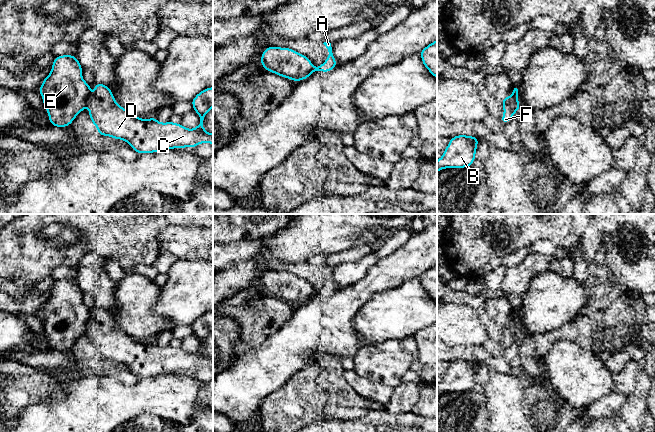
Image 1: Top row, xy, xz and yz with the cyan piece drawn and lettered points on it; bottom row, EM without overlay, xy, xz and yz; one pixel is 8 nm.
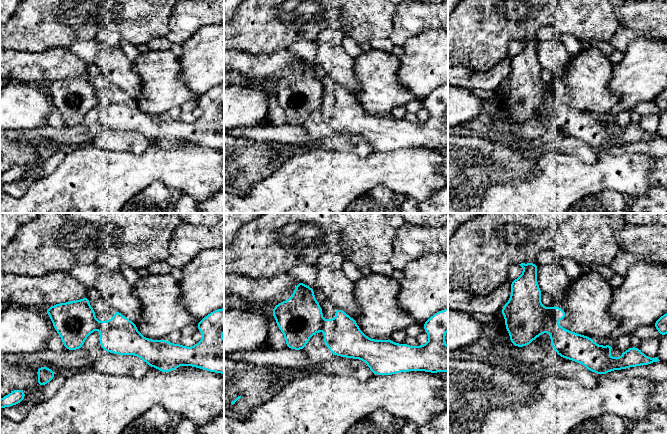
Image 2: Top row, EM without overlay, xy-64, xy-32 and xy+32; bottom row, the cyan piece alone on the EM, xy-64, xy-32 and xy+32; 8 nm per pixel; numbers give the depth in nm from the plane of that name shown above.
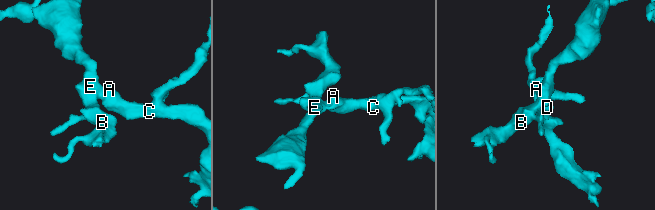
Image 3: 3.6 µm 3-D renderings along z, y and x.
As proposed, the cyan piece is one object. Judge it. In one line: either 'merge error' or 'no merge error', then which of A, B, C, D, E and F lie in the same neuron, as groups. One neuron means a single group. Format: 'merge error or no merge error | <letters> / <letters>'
merge error | A C D F / B E

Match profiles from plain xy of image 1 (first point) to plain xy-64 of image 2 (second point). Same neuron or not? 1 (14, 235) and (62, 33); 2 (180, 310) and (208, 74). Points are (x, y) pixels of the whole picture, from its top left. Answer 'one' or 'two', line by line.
1: one
2: one

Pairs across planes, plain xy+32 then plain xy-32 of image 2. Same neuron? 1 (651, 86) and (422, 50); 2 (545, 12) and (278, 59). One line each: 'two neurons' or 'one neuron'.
1: one neuron
2: two neurons

